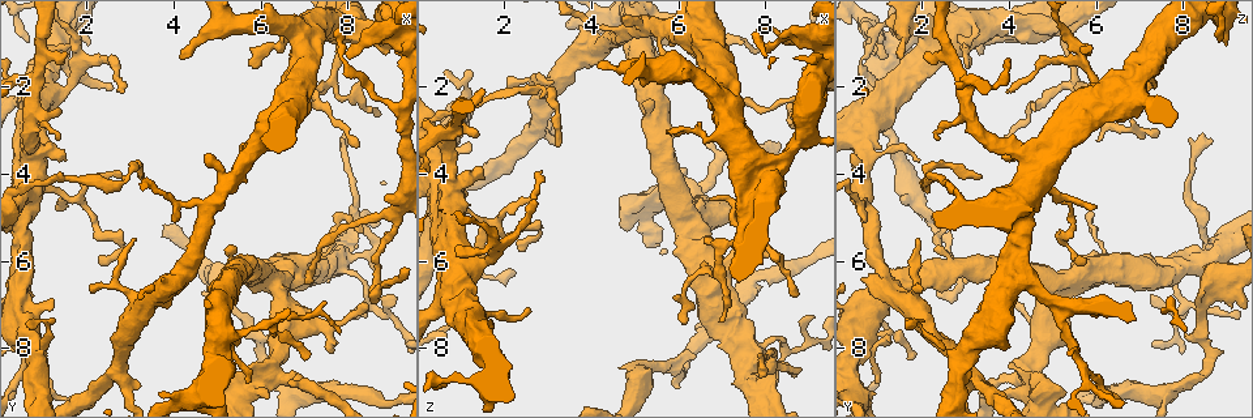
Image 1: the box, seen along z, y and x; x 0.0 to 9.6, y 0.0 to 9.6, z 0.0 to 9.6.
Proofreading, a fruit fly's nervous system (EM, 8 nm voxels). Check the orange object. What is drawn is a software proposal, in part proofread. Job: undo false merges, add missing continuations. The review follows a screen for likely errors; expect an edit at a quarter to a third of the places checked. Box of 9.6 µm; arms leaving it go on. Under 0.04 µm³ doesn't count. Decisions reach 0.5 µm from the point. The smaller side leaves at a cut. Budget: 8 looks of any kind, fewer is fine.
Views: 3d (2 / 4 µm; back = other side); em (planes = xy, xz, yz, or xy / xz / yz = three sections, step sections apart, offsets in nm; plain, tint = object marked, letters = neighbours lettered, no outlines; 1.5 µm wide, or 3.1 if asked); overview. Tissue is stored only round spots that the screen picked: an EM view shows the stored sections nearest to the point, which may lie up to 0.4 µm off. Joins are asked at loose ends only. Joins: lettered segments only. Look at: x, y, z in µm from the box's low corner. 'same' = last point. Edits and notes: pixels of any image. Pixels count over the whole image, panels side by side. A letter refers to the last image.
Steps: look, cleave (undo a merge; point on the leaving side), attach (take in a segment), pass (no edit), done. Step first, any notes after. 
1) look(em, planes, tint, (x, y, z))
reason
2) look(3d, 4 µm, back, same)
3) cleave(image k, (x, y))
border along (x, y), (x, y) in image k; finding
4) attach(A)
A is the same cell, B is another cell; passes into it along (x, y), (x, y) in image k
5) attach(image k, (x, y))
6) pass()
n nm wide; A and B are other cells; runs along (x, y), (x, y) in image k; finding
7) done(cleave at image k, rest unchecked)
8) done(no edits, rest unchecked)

look(3d, 4 µm, back, (7.75, 0.55, 5.15))
touches itself

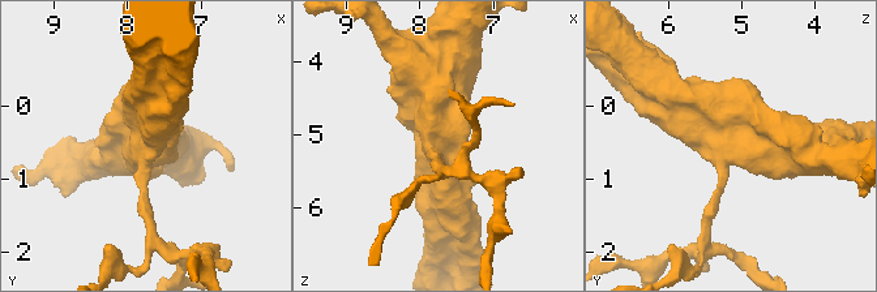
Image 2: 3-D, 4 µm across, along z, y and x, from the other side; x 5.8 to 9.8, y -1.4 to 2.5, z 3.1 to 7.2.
look(em, xz, step 8, tint, (7.75, 0.60, 5.15))

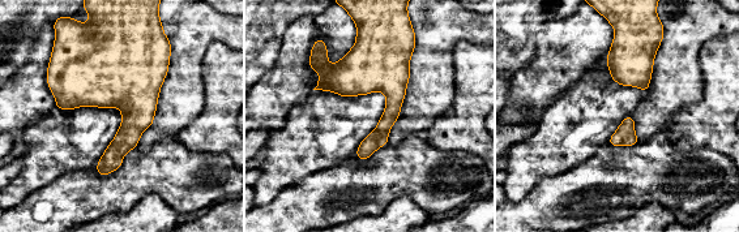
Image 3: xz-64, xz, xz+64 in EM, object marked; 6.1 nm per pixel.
look(em, xy, step 4, letters, same)
cut it another way

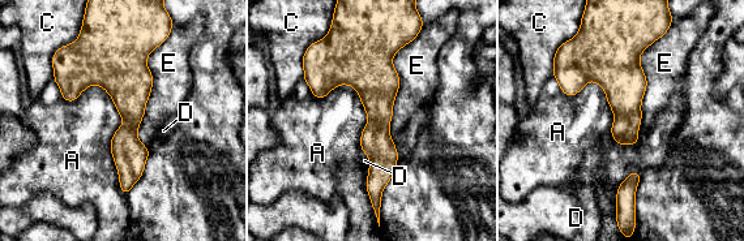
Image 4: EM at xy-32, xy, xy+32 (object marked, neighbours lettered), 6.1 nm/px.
pass()
220 nm wide; A, C, D and E are other cells; border along (90, 84), (123, 120), (120, 181) in image 4; all the same neuron

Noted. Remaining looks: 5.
look(em, xy, step 4, letters, (7.95, 3.15, 8.55))
tapers out

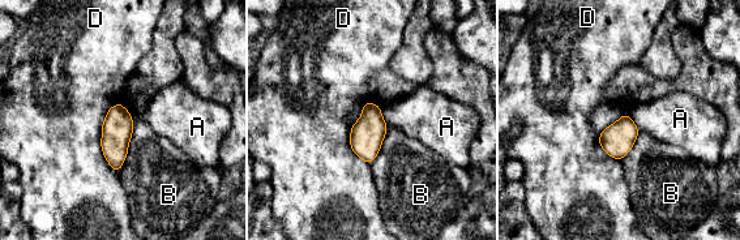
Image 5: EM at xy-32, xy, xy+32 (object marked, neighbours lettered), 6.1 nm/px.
pass()
190 nm wide; A, B and D are other cells; border along (379, 106), (383, 120), (388, 125) in image 5; none of them fits

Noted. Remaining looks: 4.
look(em, xy, step 4, letters, (2.40, 6.00, 5.75))

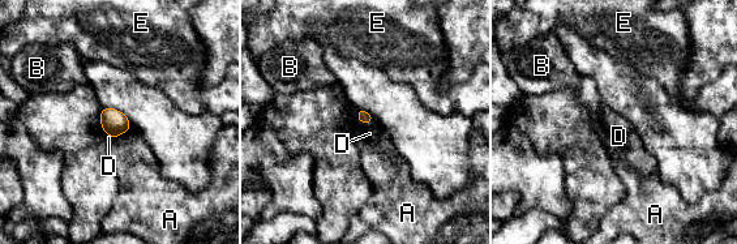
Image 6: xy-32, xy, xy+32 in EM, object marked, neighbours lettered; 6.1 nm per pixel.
look(em, planes, letters, same)
cut it another way

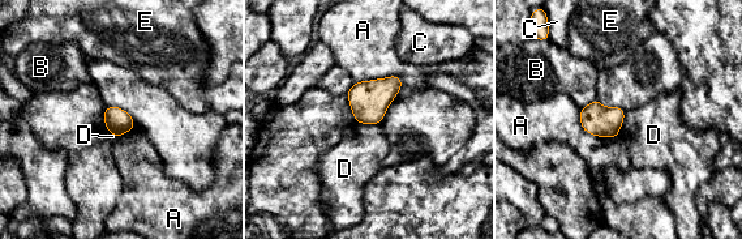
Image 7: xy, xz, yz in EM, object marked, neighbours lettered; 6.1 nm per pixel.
pass()
160 nm wide; A touches over 300 nm; A, B, C, D and E are other cells; none of them fits

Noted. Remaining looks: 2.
look(3d, 2 µm, (3.25, 4.10, 3.40))
tapers out

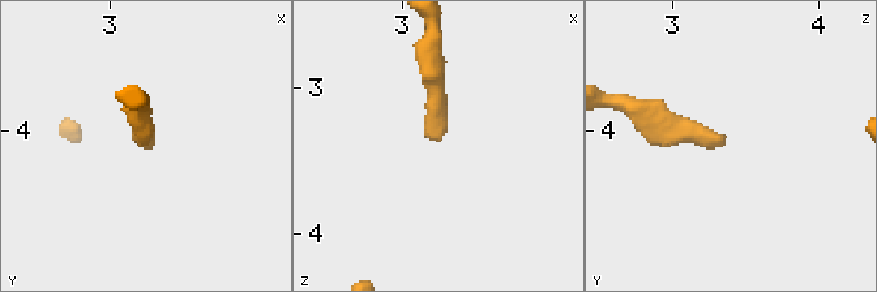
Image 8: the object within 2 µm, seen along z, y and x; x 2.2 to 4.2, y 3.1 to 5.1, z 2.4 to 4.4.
look(em, planes, letters, (3.30, 4.04, 3.32))

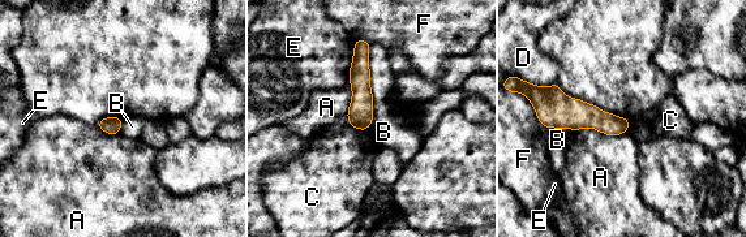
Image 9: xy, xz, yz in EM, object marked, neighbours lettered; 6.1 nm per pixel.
pass()
B touches over 550 nm; A, B, C, D, E and F are other cells; no lettered segment goes on from it

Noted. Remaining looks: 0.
done(no edits, rest unchecked)

